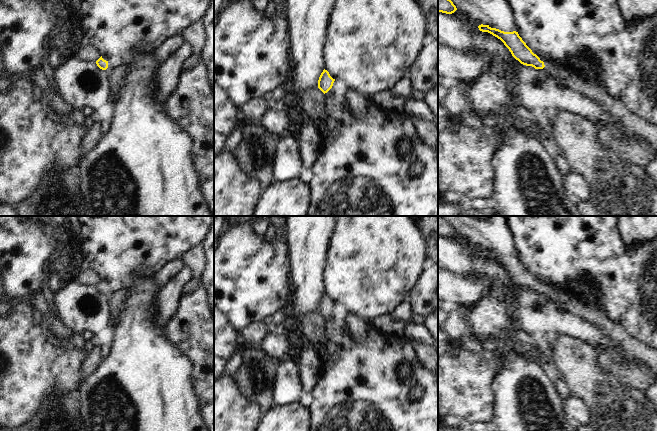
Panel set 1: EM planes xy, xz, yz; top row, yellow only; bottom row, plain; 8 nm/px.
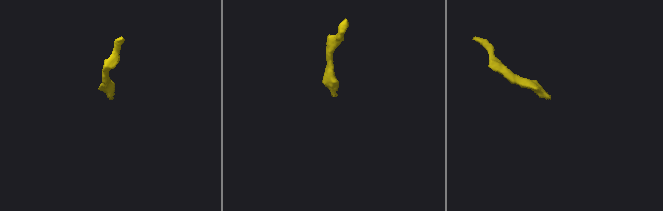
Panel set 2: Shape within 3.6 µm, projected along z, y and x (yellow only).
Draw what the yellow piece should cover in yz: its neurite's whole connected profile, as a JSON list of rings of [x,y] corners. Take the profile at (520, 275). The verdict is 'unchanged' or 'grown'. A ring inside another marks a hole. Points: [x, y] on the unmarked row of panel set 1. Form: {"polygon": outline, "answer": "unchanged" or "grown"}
{"polygon": [[[483,248],[479,249],[478,252],[482,256],[488,256],[500,263],[509,273],[512,280],[521,288],[532,290],[535,293],[544,294],[559,311],[563,313],[568,312],[565,304],[560,300],[558,292],[551,286],[540,283],[536,278],[534,278],[519,260],[518,256],[504,256]]], "answer": "grown"}

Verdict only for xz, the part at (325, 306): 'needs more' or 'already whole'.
needs more

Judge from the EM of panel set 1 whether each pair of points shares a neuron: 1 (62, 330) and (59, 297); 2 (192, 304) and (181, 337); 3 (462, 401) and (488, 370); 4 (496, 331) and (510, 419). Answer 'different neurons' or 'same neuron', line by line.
1: different neurons
2: same neuron
3: same neuron
4: same neuron

